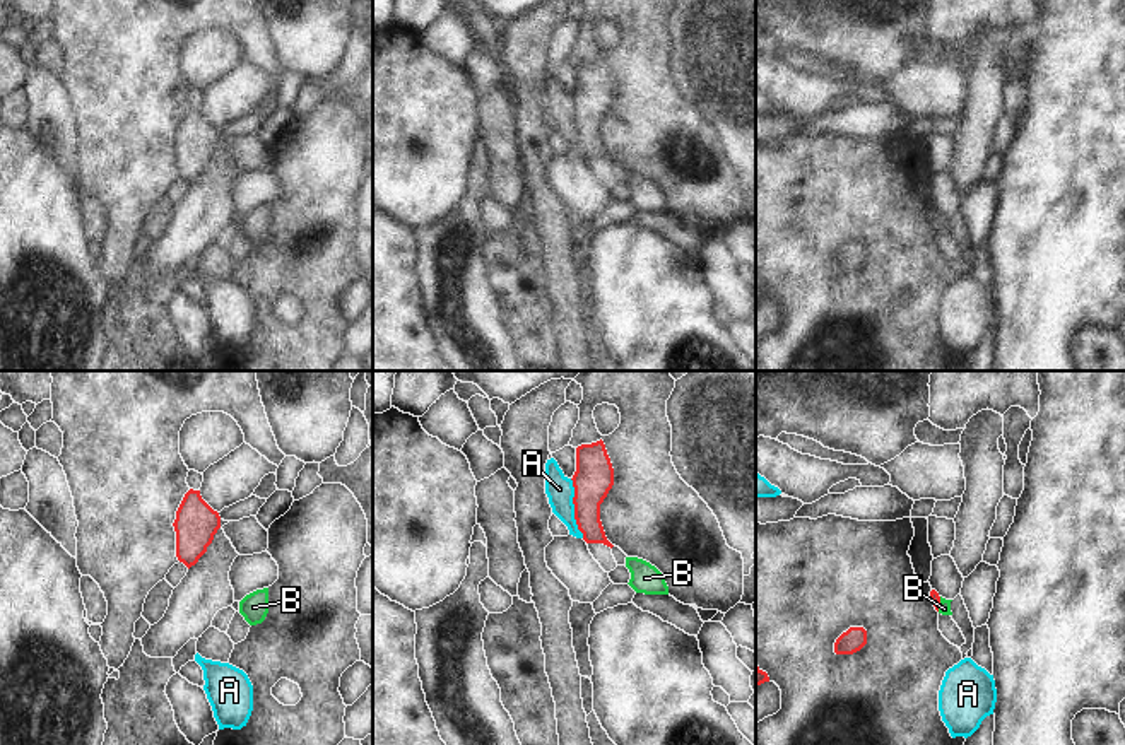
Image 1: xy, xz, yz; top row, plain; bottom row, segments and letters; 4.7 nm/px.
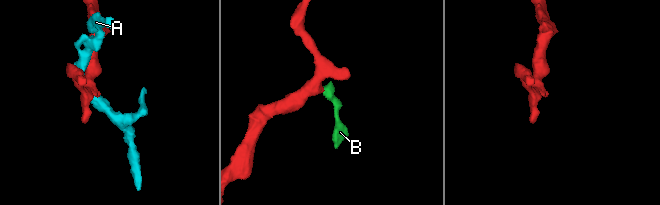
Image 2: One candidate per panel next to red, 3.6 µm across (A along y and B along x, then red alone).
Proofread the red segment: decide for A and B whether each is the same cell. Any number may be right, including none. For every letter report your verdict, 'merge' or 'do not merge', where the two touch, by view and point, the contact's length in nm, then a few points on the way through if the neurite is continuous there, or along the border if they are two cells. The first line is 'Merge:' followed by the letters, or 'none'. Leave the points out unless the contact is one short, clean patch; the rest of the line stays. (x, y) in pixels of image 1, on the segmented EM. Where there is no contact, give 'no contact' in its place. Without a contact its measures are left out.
Merge: B
A: do not merge; meets red in xz at (575, 508); contact 280 nm long; border along xz (570, 479), (575, 523), (583, 537)
B: merge; meets red in yz at (939, 604); contact 70 nm long; runs through yz (934, 595), (939, 604), (944, 609)

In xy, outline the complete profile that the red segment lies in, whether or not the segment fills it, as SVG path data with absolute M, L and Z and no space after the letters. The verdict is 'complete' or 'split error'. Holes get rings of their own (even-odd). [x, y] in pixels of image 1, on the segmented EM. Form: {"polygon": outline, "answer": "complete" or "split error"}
{"polygon": "M190 489L173 523L176 531L176 557L188 569L198 562L221 528L221 516L200 496Z", "answer": "complete"}

